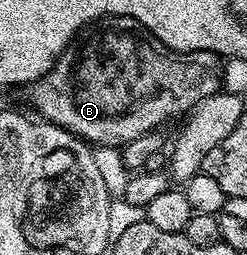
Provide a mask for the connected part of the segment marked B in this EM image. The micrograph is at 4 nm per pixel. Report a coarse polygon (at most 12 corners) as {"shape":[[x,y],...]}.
{"shape":[[141,22],[82,29],[34,115],[119,148],[220,91],[216,52]]}

